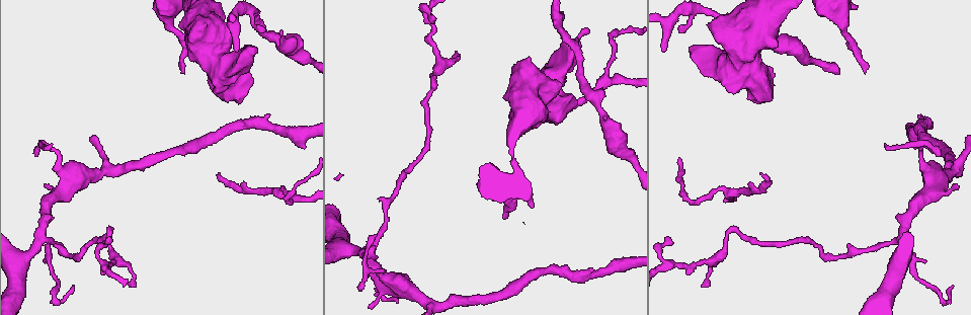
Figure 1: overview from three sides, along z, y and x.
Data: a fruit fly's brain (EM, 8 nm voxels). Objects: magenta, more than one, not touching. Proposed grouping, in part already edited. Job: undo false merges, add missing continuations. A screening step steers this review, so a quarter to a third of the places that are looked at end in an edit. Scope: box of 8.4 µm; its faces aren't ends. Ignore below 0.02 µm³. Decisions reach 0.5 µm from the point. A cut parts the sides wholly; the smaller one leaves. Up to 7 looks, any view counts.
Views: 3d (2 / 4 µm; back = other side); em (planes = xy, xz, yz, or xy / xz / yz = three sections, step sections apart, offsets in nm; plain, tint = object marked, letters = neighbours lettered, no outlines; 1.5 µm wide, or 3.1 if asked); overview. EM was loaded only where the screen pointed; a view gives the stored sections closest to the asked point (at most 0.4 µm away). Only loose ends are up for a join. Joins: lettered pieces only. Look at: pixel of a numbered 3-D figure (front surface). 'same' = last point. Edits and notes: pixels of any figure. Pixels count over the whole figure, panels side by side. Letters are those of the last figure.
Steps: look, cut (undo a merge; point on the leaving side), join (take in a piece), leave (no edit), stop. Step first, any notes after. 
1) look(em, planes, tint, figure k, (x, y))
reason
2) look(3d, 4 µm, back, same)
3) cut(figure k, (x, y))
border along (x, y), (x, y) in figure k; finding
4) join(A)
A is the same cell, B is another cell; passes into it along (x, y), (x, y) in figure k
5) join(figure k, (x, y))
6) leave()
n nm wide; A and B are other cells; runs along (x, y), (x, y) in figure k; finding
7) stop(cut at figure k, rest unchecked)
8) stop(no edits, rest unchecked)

look(em, xz, step 4, tint, figure 1, (38, 240))
looks like a crossing

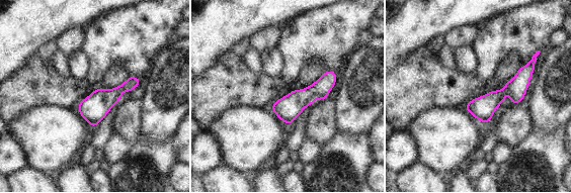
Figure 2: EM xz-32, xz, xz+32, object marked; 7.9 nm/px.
look(em, planes, tint, same)

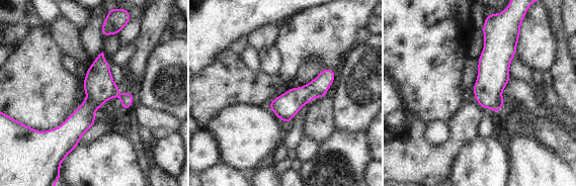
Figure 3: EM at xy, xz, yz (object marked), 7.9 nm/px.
look(em, planes, letters, same)
see the neighbours

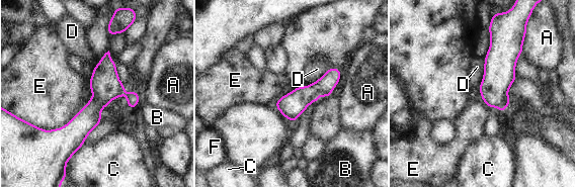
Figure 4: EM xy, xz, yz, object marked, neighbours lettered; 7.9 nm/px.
leave()
A, B, C, D, E and F are other cells; runs along (107, 55), (103, 95), (67, 144) in figure 4; continuous, no second neuron

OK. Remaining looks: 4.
look(3d, 2 µm, figure 1, (864, 72))
branch stops here

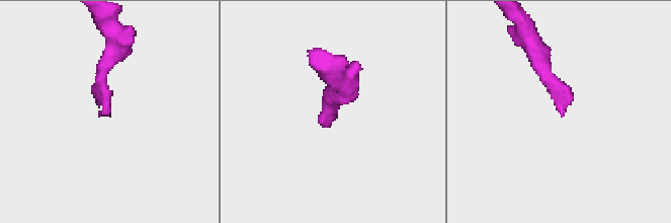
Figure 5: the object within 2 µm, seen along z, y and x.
look(em, planes, plain, figure 5, (99, 114))
shape alone is not enough

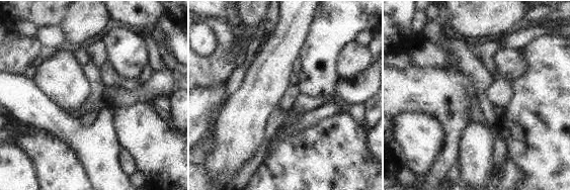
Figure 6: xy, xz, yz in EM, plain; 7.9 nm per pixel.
look(em, planes, letters, same)

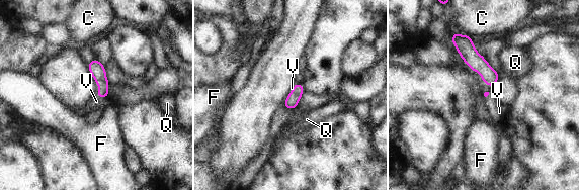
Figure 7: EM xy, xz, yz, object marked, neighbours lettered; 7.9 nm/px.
join(V)
V is the same cell, C, F and Q are other cells; passes into it along (466, 48), (480, 73), (490, 102) in figure 7; the neuron continues

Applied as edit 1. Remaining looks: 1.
stop(join at figure 7, rest unchecked)

